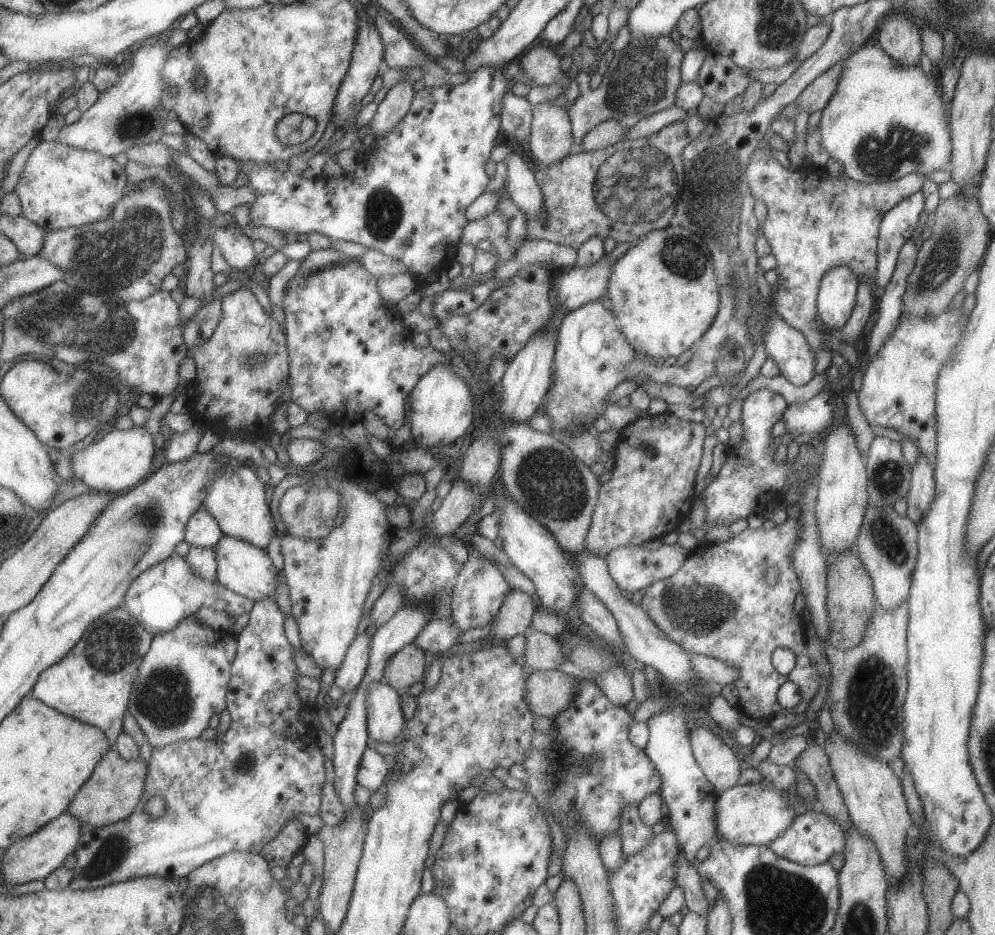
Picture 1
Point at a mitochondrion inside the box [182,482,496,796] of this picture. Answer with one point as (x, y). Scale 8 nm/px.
(246, 761)

